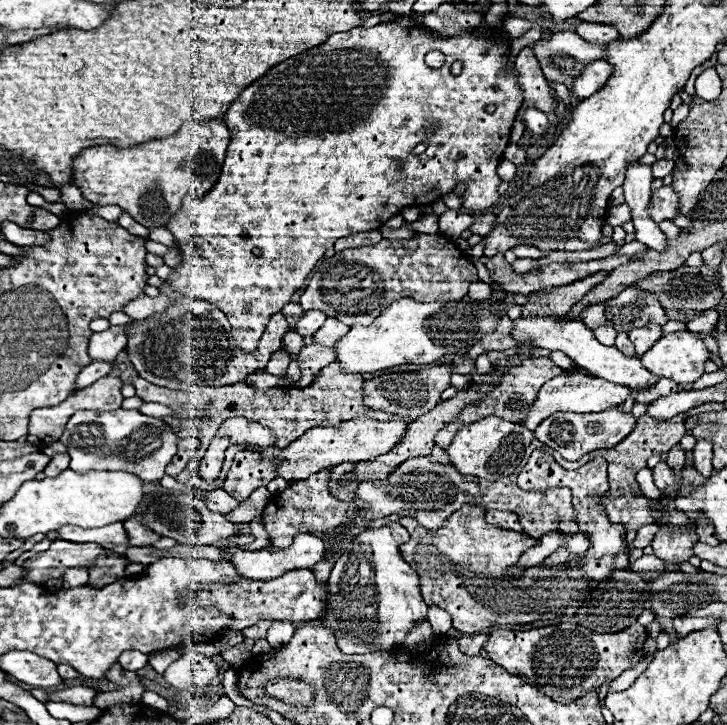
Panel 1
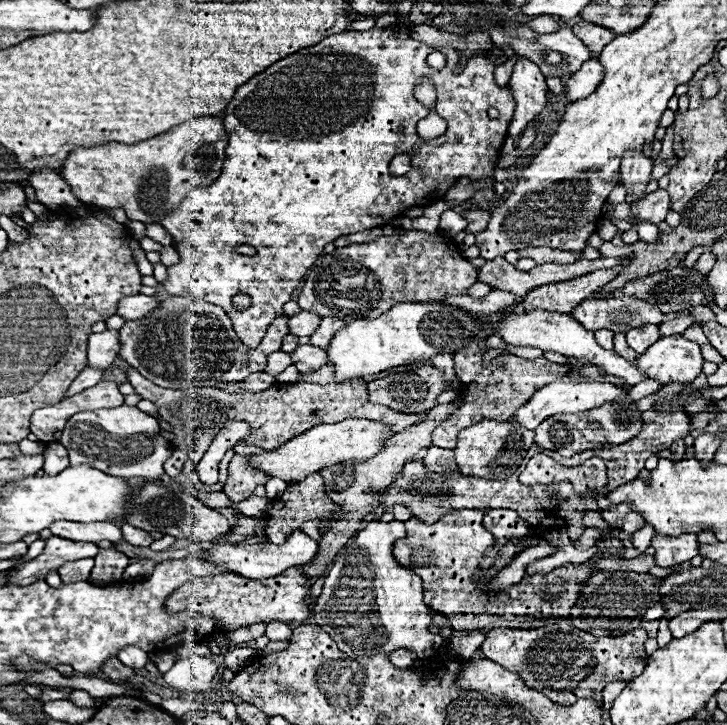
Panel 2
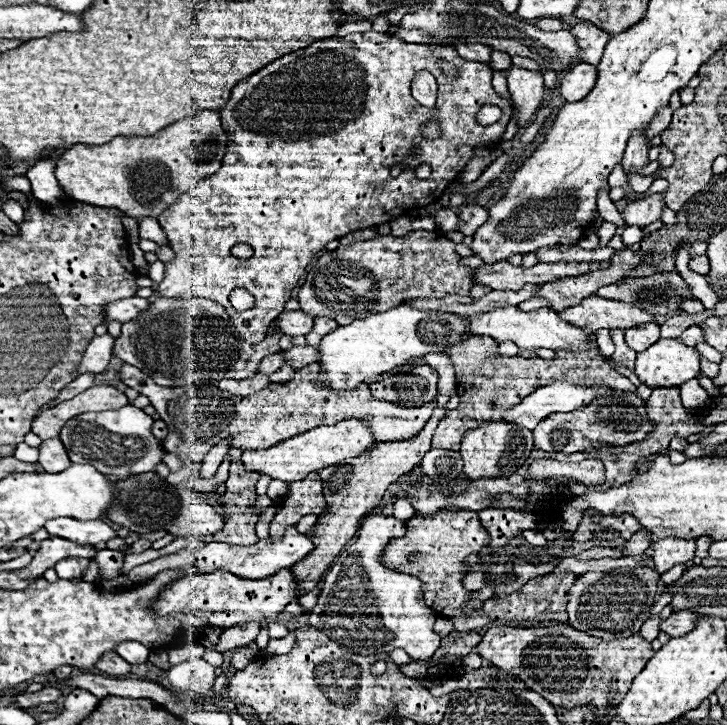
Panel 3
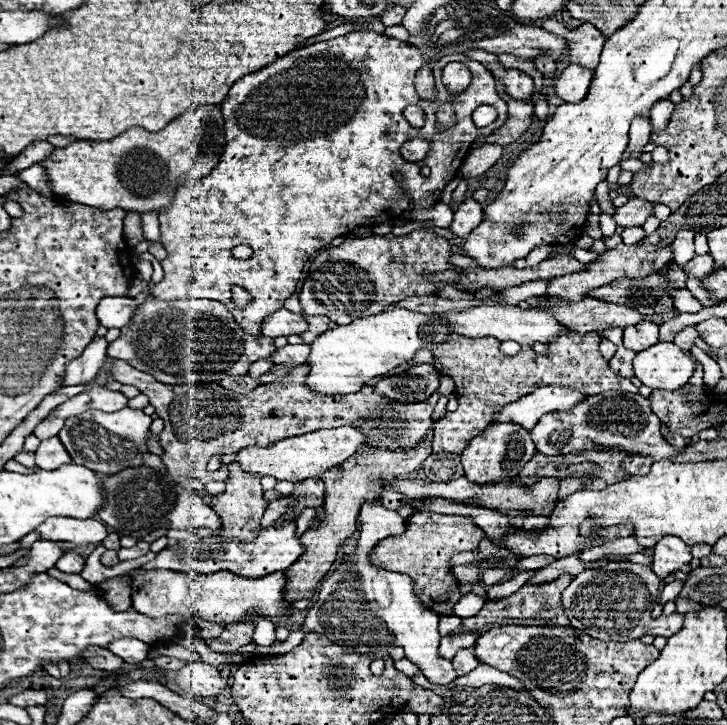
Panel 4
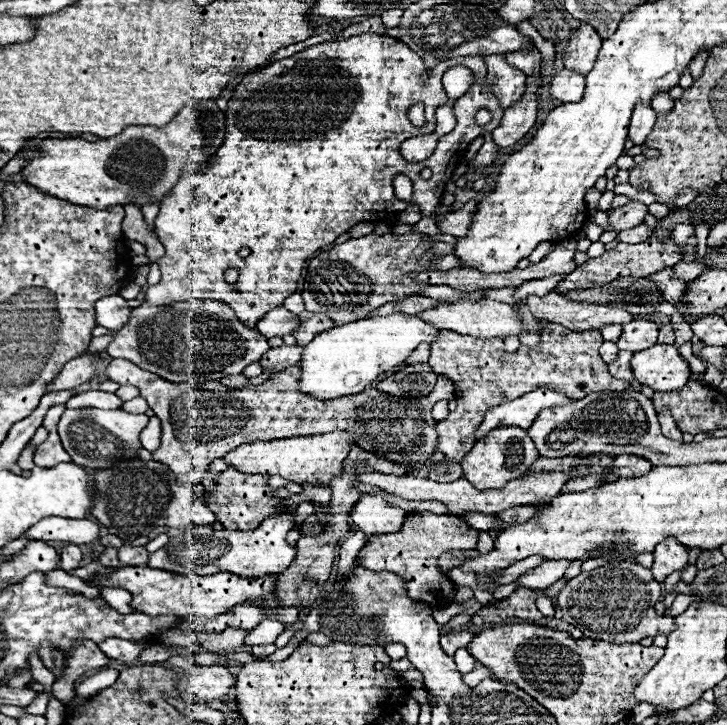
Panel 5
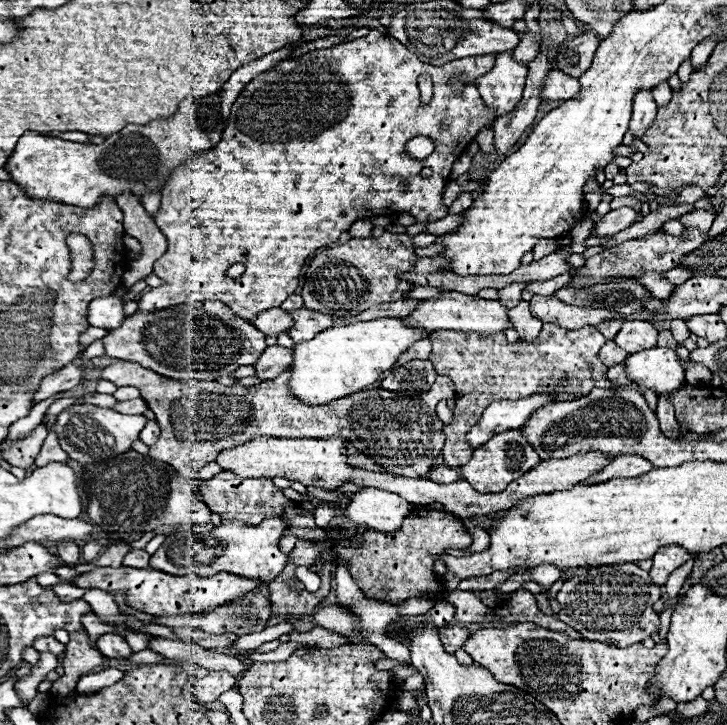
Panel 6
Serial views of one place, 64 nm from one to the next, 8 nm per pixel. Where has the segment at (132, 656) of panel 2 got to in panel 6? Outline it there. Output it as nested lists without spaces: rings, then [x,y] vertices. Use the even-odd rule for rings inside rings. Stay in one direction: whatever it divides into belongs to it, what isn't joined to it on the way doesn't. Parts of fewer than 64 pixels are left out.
[[[118,634],[100,636],[96,646],[106,658],[130,658],[134,654],[132,648],[128,646],[128,642],[122,636],[118,636]]]

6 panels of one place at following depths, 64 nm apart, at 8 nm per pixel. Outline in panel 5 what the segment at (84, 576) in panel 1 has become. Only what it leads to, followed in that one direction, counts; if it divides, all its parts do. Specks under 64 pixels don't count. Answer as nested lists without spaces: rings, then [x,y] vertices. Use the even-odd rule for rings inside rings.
[[[66,546],[62,548],[62,554],[60,554],[60,568],[66,570],[66,572],[72,572],[76,568],[82,566],[82,552],[78,546]]]

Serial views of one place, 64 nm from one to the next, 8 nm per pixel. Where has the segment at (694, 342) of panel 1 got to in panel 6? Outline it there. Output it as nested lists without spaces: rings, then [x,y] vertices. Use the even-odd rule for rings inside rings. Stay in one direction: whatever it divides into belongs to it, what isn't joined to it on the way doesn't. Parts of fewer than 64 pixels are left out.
[[[654,346],[630,354],[626,360],[626,372],[632,382],[652,388],[656,394],[678,390],[686,382],[680,358],[672,348]]]

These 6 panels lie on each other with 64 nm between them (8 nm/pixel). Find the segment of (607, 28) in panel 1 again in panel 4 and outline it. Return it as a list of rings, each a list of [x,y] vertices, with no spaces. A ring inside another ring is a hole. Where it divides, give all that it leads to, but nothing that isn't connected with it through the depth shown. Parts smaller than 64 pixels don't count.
[[[584,22],[582,26],[570,30],[566,34],[566,38],[570,44],[568,60],[572,64],[580,64],[584,68],[594,70],[598,60],[600,60],[600,52],[602,52],[606,36],[598,28],[594,28],[592,24]]]

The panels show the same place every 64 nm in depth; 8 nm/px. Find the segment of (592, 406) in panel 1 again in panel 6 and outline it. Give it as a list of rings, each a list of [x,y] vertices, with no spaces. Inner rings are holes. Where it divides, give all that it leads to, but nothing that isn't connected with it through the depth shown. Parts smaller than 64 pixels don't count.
[[[532,394],[528,398],[520,398],[520,400],[500,400],[500,402],[492,402],[480,422],[468,432],[468,442],[472,448],[478,448],[480,444],[488,442],[492,434],[496,432],[504,432],[504,430],[518,430],[526,424],[528,416],[532,416],[532,412],[536,412],[538,408],[542,408],[544,404],[554,402],[554,396],[548,394]]]

